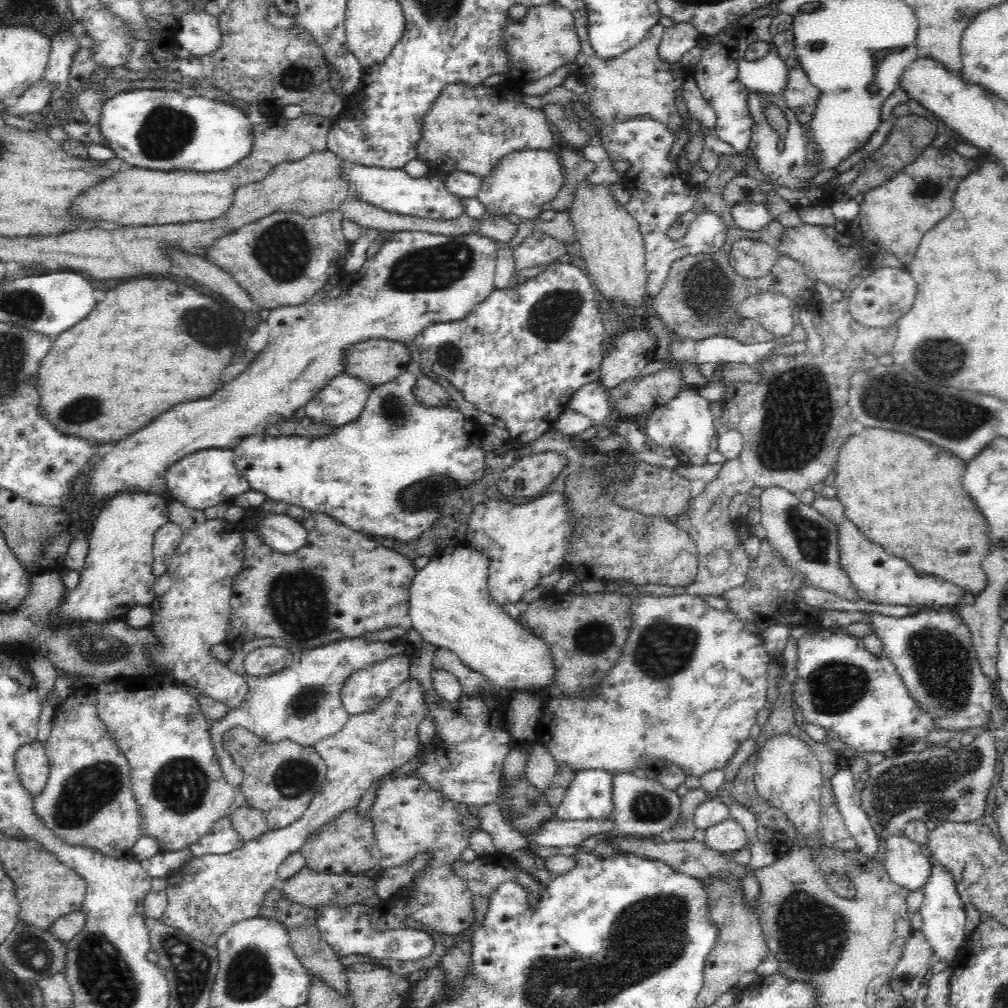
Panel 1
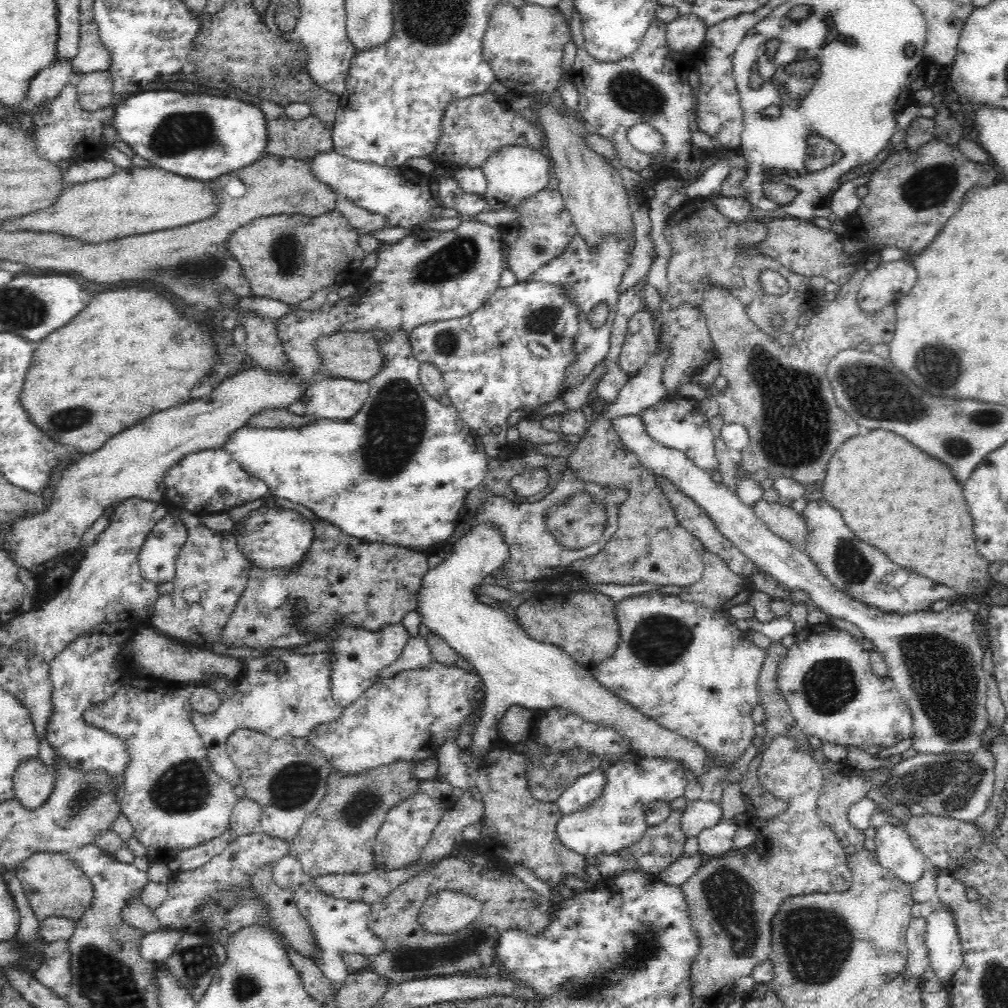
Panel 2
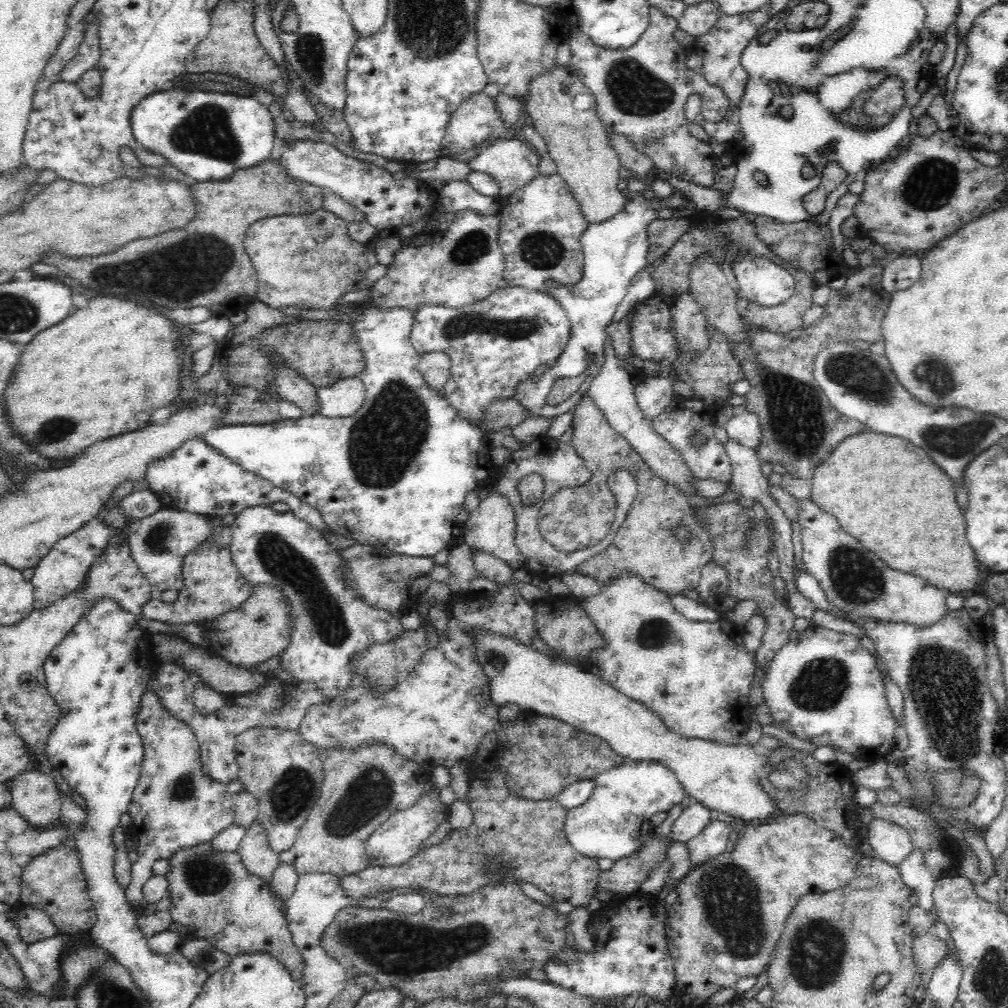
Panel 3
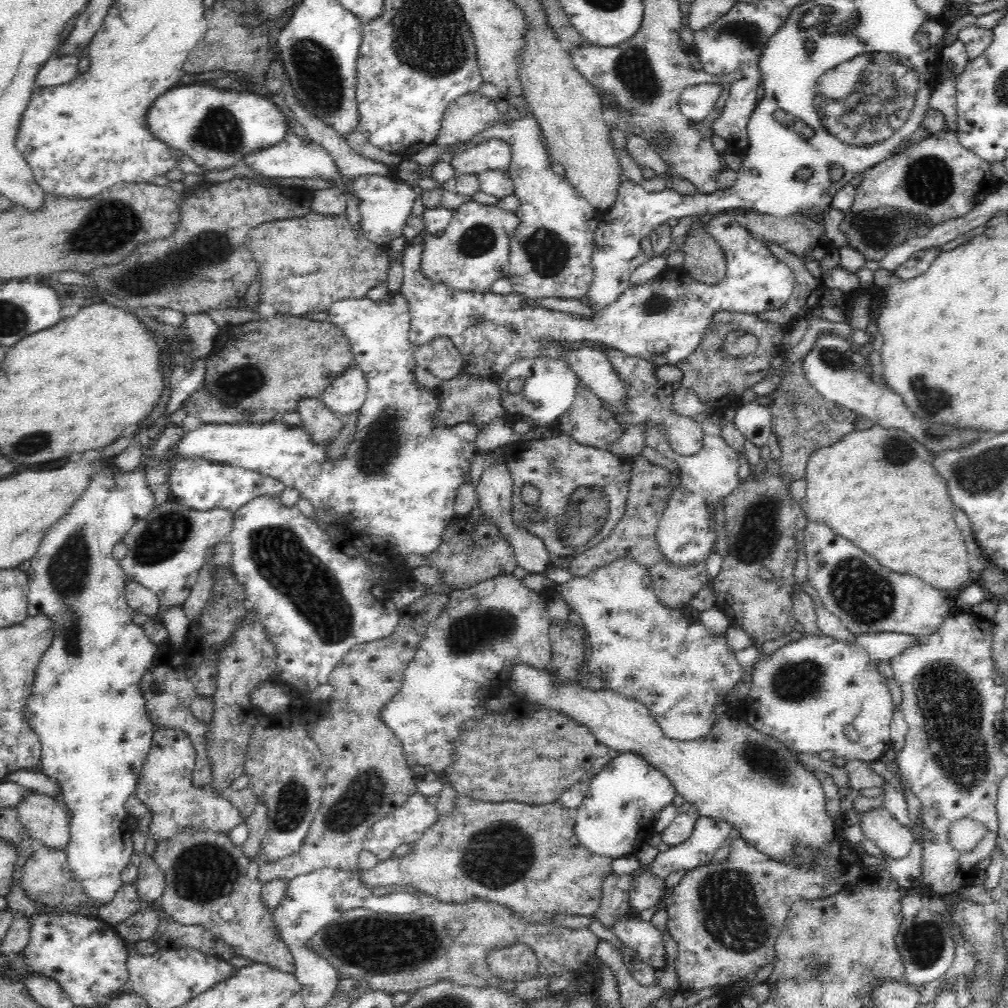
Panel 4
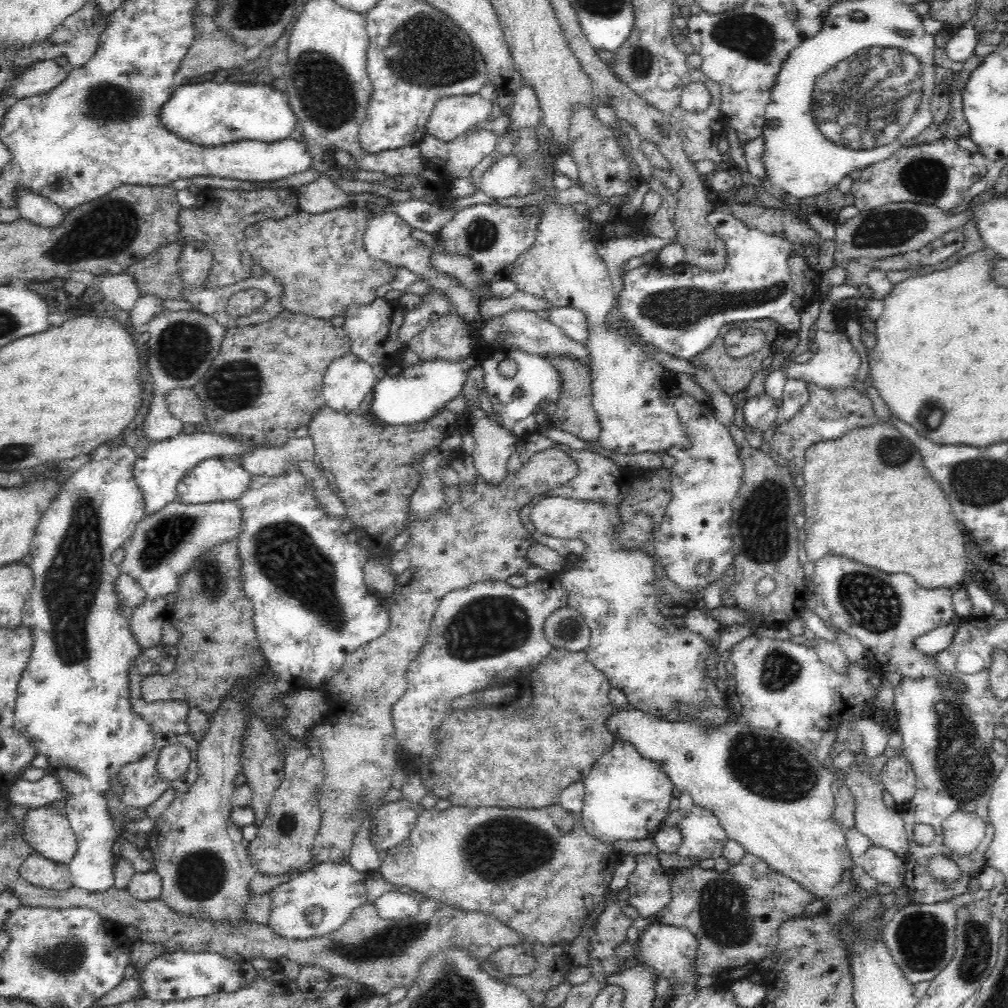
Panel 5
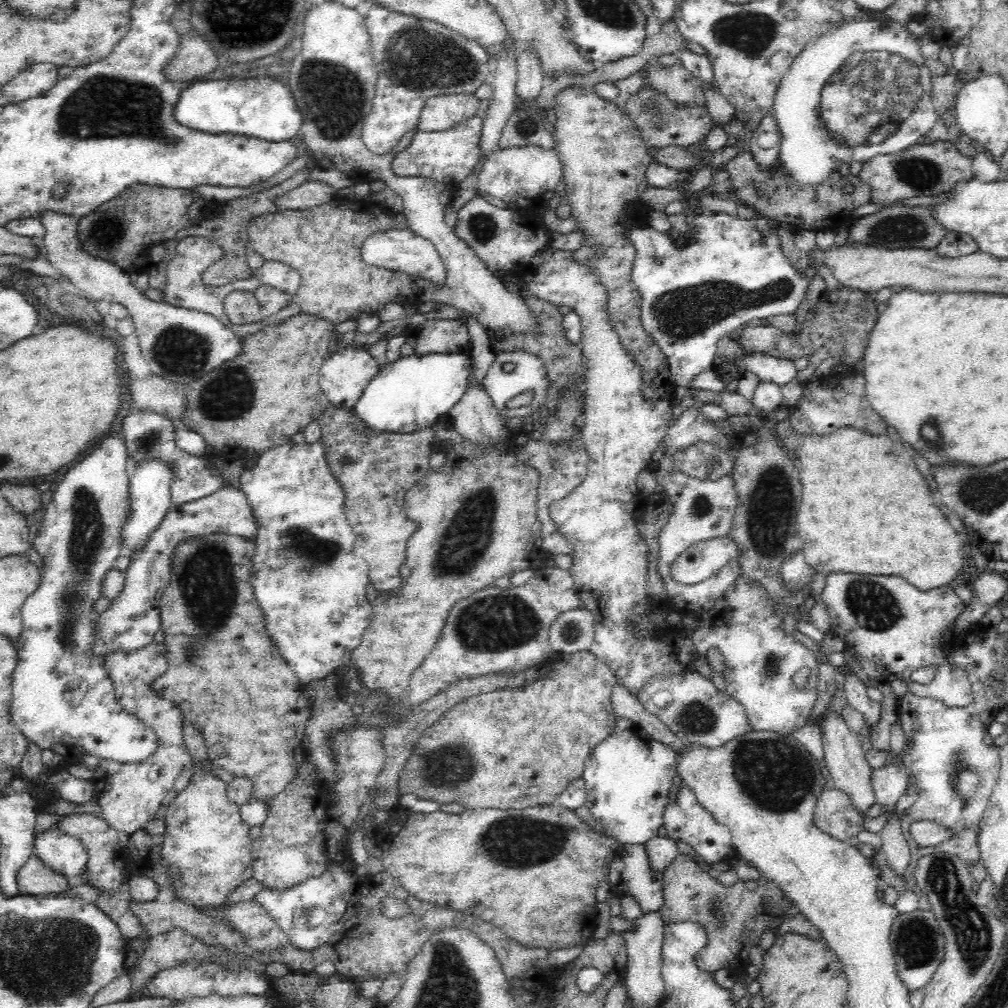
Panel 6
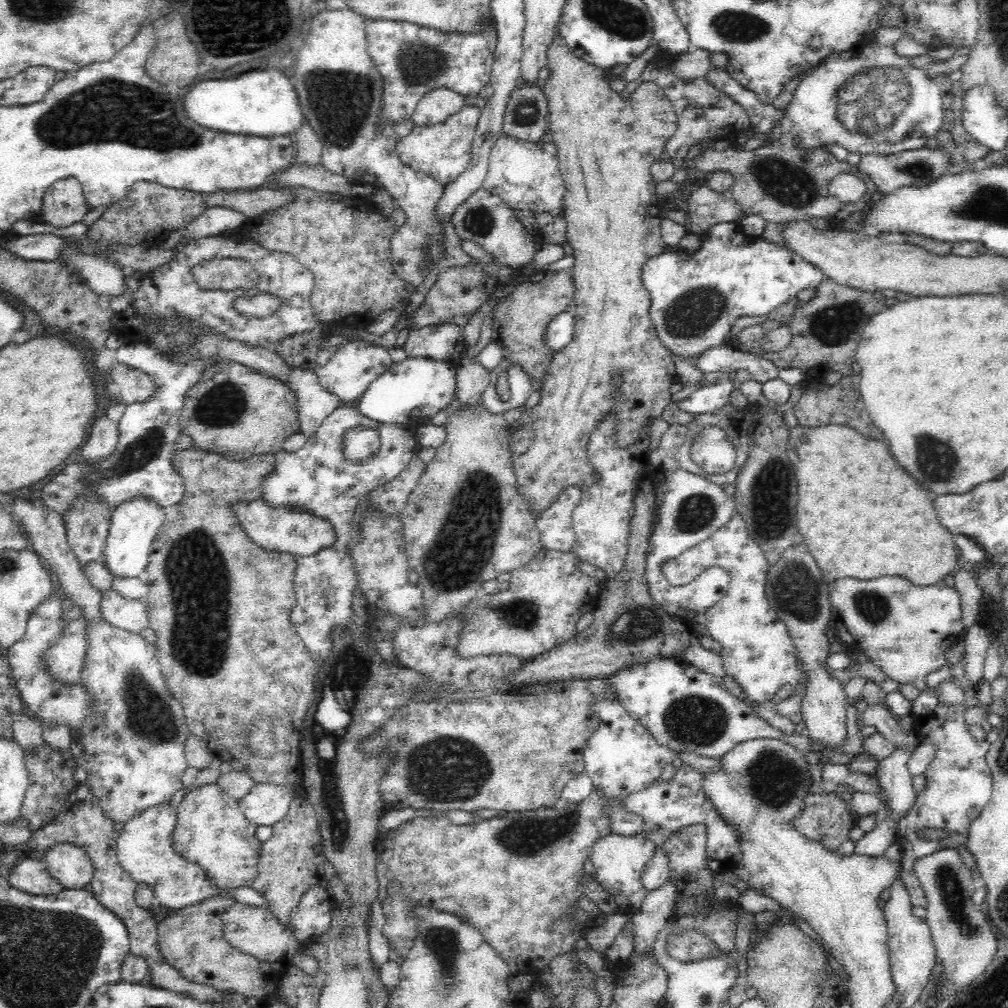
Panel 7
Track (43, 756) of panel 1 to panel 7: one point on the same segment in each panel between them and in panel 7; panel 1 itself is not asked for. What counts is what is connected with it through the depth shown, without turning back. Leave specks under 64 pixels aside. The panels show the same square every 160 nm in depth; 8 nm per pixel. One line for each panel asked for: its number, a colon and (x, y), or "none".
2: (33, 781)
3: (34, 795)
4: (45, 818)
5: (47, 831)
6: (64, 853)
7: (69, 864)

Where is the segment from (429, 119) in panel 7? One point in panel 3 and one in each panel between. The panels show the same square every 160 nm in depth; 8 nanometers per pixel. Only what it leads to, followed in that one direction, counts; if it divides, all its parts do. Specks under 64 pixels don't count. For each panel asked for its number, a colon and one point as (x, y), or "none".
3: (477, 120)
4: (470, 114)
5: (451, 116)
6: (442, 112)

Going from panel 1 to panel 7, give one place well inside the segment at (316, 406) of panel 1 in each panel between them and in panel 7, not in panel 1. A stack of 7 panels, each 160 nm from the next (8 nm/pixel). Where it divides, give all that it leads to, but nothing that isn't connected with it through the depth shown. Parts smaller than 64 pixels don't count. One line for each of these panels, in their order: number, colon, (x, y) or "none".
2: (337, 399)
3: (342, 399)
4: (347, 392)
5: (346, 381)
6: (343, 377)
7: (357, 363)

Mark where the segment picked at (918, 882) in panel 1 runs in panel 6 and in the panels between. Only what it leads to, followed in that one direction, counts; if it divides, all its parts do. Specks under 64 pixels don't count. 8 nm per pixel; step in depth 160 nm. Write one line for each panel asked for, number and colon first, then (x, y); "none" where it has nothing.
2: (893, 845)
3: (892, 843)
4: (895, 840)
5: (884, 826)
6: (844, 758)

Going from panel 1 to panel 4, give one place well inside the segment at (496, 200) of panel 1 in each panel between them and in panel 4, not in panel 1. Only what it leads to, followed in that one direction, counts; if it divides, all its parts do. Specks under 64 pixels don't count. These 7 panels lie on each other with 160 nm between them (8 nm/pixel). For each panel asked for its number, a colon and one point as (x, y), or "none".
2: (514, 174)
3: (511, 162)
4: (491, 154)

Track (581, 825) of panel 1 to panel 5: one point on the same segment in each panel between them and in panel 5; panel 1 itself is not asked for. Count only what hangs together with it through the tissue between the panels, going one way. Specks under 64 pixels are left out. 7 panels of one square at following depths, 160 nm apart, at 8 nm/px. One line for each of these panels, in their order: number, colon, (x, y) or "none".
2: (616, 819)
3: (615, 821)
4: (616, 819)
5: (626, 795)

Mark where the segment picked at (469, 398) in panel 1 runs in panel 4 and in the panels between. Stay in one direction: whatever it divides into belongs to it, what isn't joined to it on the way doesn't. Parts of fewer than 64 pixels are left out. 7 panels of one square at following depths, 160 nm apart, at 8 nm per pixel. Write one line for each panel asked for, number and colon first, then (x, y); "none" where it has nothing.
2: (488, 371)
3: (493, 345)
4: (662, 321)

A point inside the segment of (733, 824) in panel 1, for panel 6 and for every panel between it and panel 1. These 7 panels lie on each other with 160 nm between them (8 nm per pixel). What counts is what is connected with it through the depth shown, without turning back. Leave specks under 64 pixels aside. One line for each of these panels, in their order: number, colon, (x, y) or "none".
2: (717, 840)
3: (712, 841)
4: (709, 833)
5: (703, 836)
6: (685, 820)

